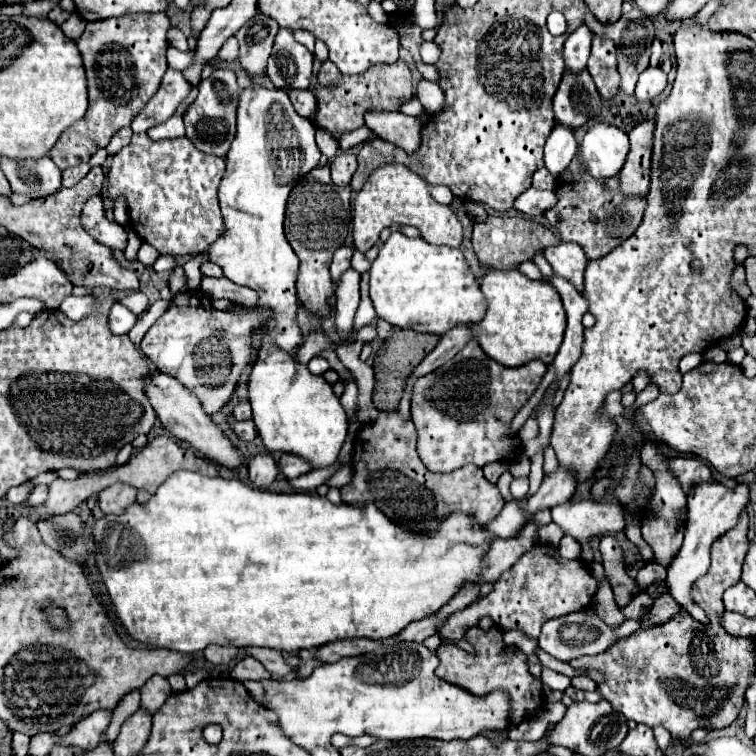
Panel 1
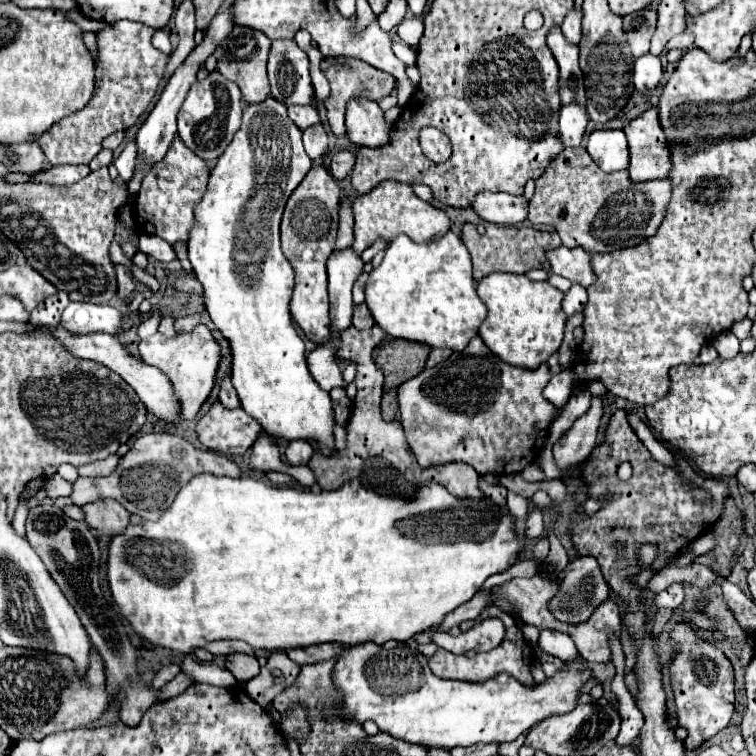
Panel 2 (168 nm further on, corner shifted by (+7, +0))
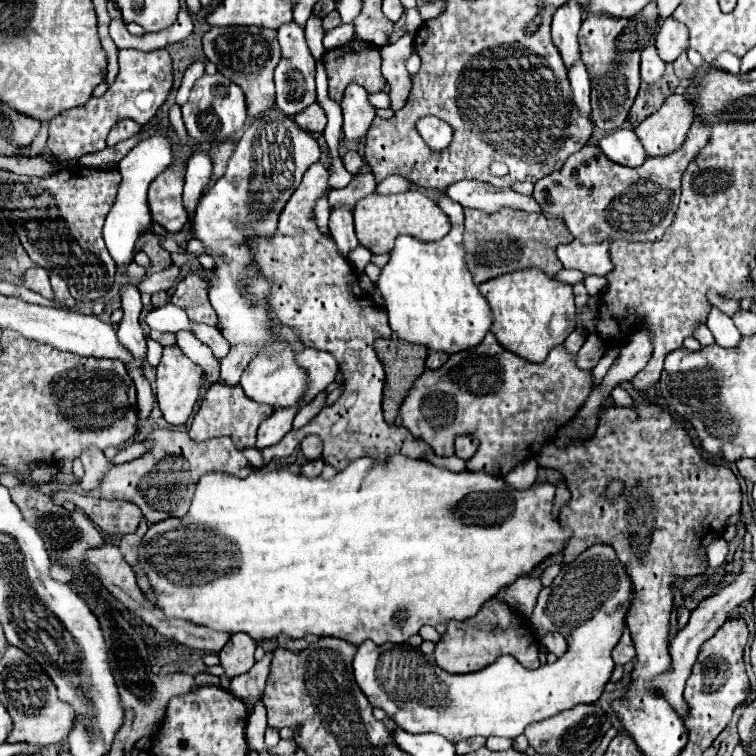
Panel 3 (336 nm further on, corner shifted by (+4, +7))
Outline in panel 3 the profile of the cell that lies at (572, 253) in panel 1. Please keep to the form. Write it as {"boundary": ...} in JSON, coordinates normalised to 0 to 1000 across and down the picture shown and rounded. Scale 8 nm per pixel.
{"boundary":[[[759,317],[757,323],[743,323],[735,333],[746,354],[759,354],[772,362],[788,365],[802,365],[804,360],[812,357],[804,320],[770,323],[767,317]]]}

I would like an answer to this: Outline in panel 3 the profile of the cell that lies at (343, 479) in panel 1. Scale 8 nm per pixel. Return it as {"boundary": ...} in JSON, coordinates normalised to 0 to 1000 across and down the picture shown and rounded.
{"boundary":[[[389,534],[381,540],[365,540],[362,548],[344,561],[339,593],[349,595],[349,593],[370,585],[381,574],[381,569],[386,569],[386,556],[394,542],[397,542],[397,534]]]}

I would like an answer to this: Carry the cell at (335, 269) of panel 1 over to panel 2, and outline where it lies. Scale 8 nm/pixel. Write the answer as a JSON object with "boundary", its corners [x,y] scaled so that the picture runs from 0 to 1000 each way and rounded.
{"boundary":[[[464,255],[459,269],[451,269],[448,276],[448,306],[446,306],[446,319],[443,319],[443,332],[454,332],[464,327],[467,321],[467,284],[464,284],[464,266],[472,261],[472,255]]]}

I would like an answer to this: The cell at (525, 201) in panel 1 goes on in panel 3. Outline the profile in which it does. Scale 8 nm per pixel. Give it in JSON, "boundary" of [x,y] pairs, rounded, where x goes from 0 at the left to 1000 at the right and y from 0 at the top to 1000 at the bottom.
{"boundary":[[[611,238],[593,246],[590,257],[611,270],[614,275],[630,275],[640,280],[656,280],[661,275],[683,275],[693,280],[714,280],[714,272],[704,259],[693,259],[680,254],[677,249],[656,251],[648,243],[632,238]]]}

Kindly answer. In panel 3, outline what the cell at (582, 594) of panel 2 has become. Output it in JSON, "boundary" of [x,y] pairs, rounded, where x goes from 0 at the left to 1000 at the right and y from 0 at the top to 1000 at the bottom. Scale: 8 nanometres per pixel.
{"boundary":[[[788,720],[770,730],[759,743],[746,746],[741,759],[733,765],[730,775],[720,778],[712,788],[712,799],[706,804],[704,820],[714,823],[733,823],[738,833],[746,839],[751,849],[751,860],[741,868],[733,878],[714,881],[709,886],[698,886],[688,881],[677,868],[661,868],[653,878],[624,889],[624,892],[593,892],[577,881],[577,876],[561,868],[553,857],[548,860],[540,852],[519,852],[511,849],[497,854],[495,849],[484,847],[474,854],[468,868],[468,897],[479,915],[487,921],[492,934],[503,934],[511,944],[537,968],[558,971],[558,968],[577,968],[585,971],[595,981],[608,981],[624,974],[667,974],[683,976],[693,968],[693,963],[704,955],[722,952],[738,942],[754,939],[762,931],[786,931],[799,907],[807,899],[812,886],[810,876],[810,857],[817,852],[823,833],[828,831],[828,812],[836,799],[836,767],[828,751],[820,746],[815,730],[804,720]]]}

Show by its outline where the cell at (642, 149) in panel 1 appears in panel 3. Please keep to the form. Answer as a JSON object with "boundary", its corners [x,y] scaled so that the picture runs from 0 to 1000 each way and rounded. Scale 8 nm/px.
{"boundary":[[[884,127],[876,143],[841,167],[841,180],[852,190],[857,206],[878,206],[899,196],[915,167],[918,143],[907,127]]]}

